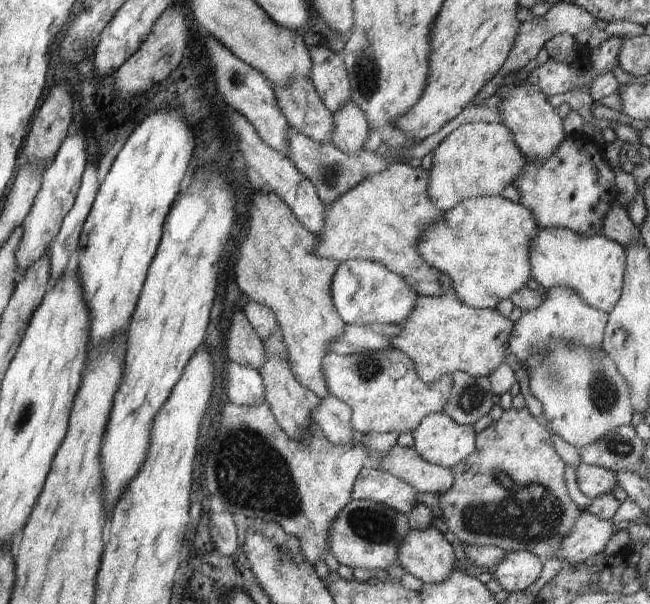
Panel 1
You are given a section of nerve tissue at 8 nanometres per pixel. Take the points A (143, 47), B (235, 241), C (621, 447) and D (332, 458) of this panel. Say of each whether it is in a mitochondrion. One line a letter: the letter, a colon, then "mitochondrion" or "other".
A: other
B: other
C: mitochondrion
D: other

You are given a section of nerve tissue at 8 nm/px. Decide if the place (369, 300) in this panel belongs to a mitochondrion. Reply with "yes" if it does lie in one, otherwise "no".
yes

